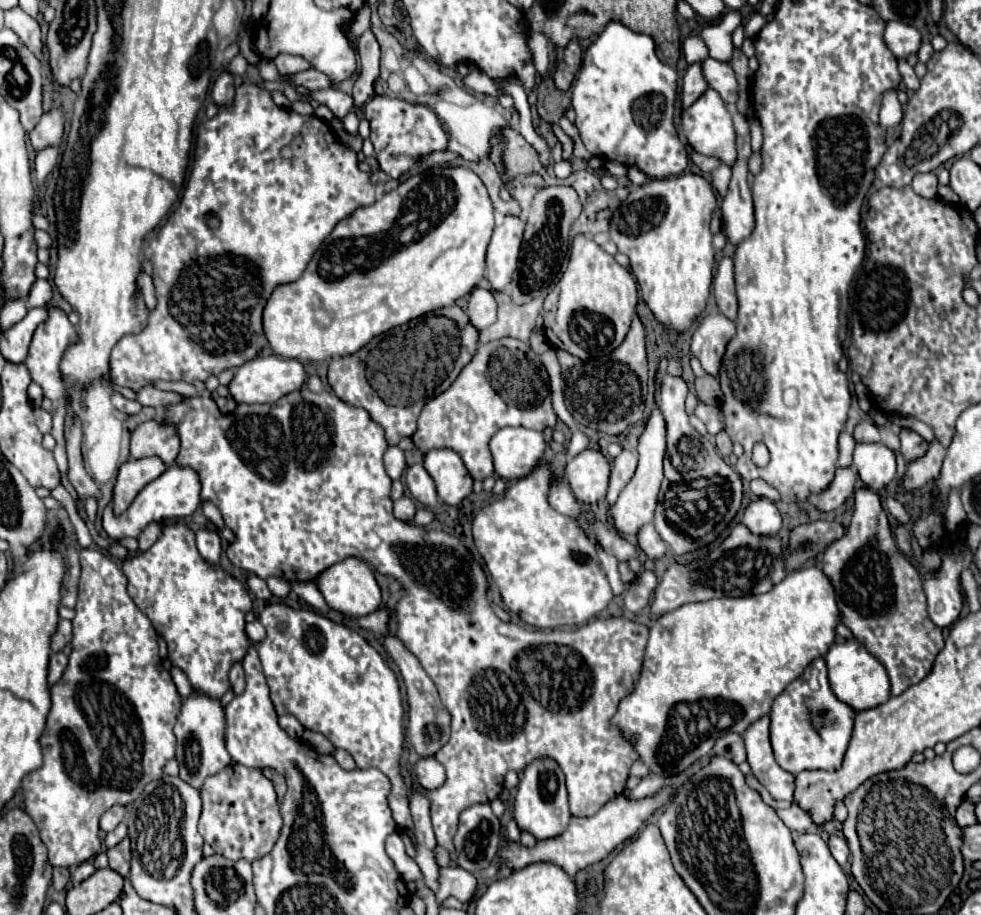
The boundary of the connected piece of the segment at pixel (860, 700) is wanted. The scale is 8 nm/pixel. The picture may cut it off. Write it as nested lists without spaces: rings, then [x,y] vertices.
[[[855,638],[853,640],[843,640],[839,644],[835,642],[829,648],[829,652],[825,654],[825,664],[827,664],[829,686],[831,686],[833,694],[841,702],[851,706],[855,712],[877,708],[879,704],[889,700],[889,678],[885,674],[885,668]]]

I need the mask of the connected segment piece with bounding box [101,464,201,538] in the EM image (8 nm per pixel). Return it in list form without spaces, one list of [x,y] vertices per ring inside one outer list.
[[[169,466],[159,478],[155,478],[153,482],[149,482],[133,500],[133,504],[129,506],[129,510],[121,516],[115,516],[111,506],[107,506],[101,514],[101,524],[103,530],[107,532],[109,538],[125,538],[125,536],[133,536],[137,538],[137,534],[149,524],[149,522],[161,522],[167,518],[185,518],[191,516],[199,502],[201,502],[201,482],[199,482],[199,474],[189,468],[189,466]]]

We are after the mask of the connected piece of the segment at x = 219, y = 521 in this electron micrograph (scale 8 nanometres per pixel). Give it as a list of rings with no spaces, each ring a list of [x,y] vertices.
[[[209,500],[203,502],[203,514],[205,514],[215,526],[223,526],[223,518],[221,518],[221,514],[219,514],[219,510],[217,510],[217,506],[215,506],[213,502],[209,502]]]

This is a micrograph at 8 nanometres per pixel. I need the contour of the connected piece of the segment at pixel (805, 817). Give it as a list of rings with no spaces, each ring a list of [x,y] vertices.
[[[791,804],[789,810],[785,812],[777,812],[777,816],[785,822],[785,826],[789,830],[797,830],[797,832],[805,832],[807,828],[813,826],[811,814],[807,810],[803,810],[799,804]]]

